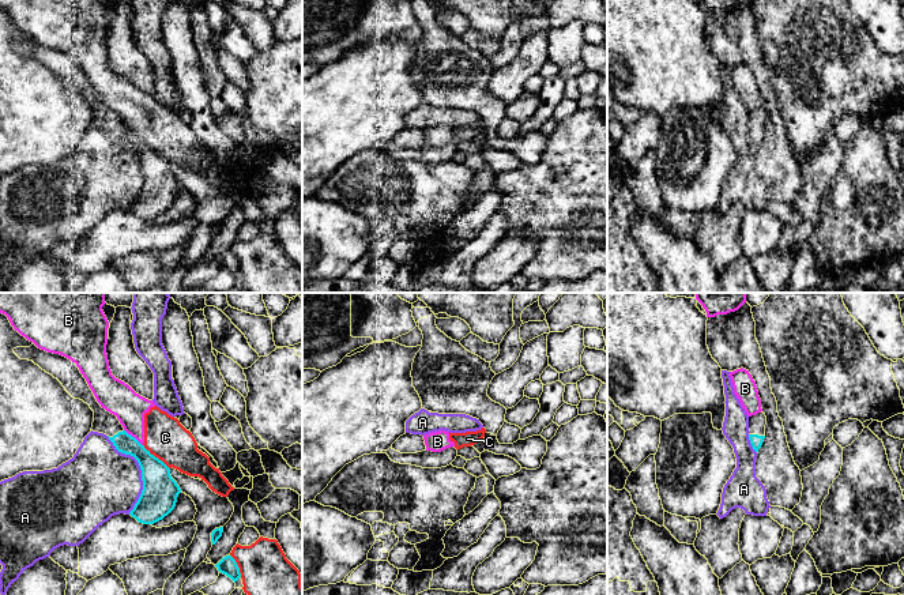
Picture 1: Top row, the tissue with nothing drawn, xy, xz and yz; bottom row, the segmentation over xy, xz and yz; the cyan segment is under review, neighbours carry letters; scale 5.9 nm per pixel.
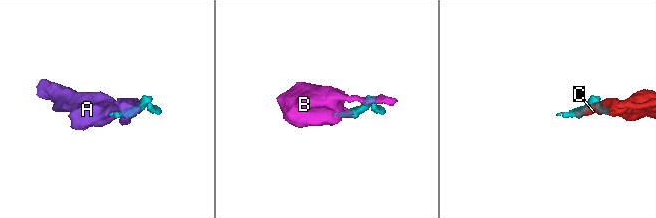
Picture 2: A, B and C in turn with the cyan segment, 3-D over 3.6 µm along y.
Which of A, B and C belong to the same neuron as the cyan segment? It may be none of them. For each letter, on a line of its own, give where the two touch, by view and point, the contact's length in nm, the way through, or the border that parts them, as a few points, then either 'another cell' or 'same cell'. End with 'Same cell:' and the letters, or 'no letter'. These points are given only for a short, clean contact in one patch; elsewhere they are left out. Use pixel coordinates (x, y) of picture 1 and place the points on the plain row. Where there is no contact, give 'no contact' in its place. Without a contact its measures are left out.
A: meets cyan in xy at (142, 166); contact 480 nm long; another cell
B: meets cyan in xy at (134, 132); contact 150 nm long; border along xy (124, 124), (142, 140); another cell
C: meets cyan in xy at (154, 151); contact 220 nm long; another cell
Same cell: no letter

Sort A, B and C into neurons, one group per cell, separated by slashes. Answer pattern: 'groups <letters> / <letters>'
groups A / B C

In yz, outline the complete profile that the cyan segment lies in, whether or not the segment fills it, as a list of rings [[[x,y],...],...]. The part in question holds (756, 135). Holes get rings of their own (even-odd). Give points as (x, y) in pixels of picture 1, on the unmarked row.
[[[761,106],[749,112],[749,135],[756,147],[761,143],[765,133],[766,112]]]

